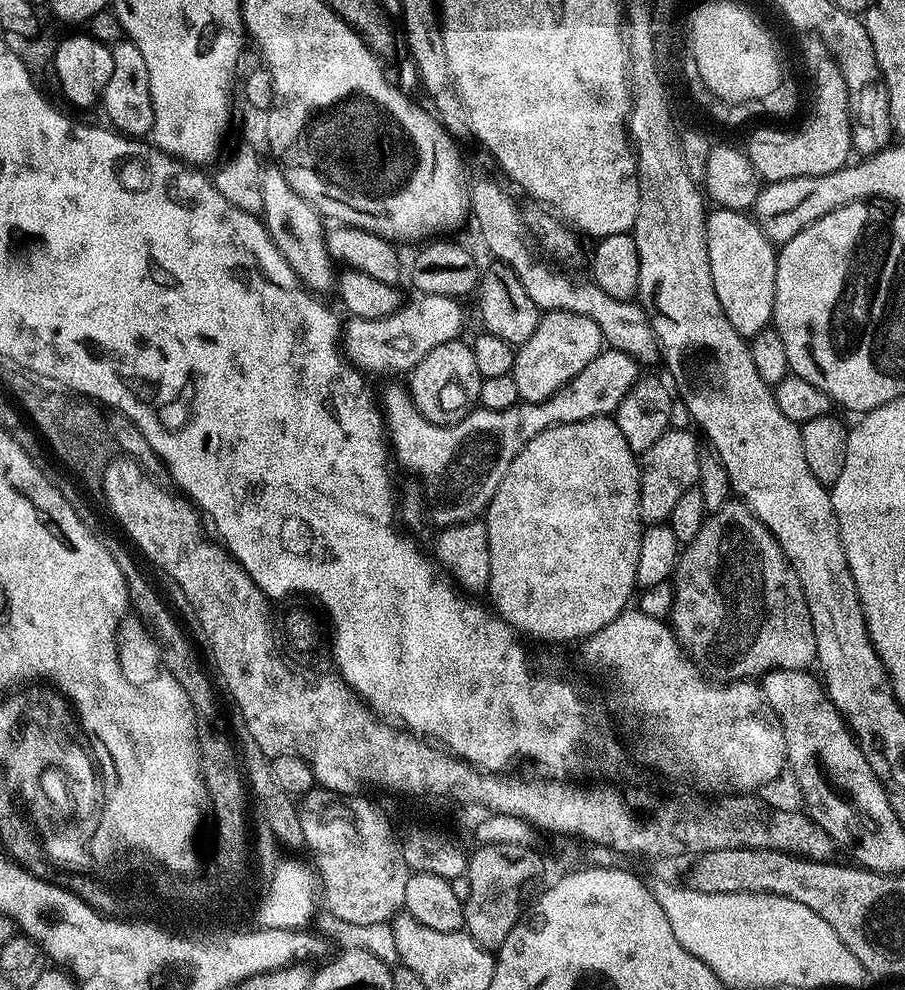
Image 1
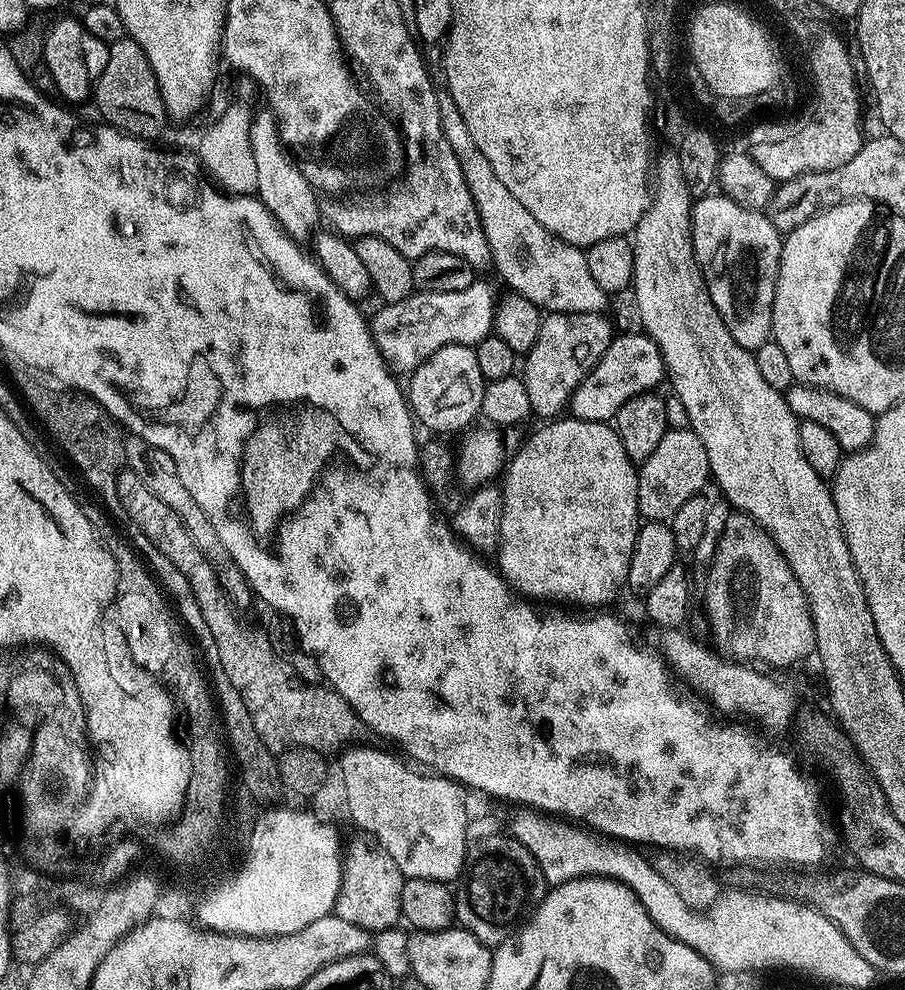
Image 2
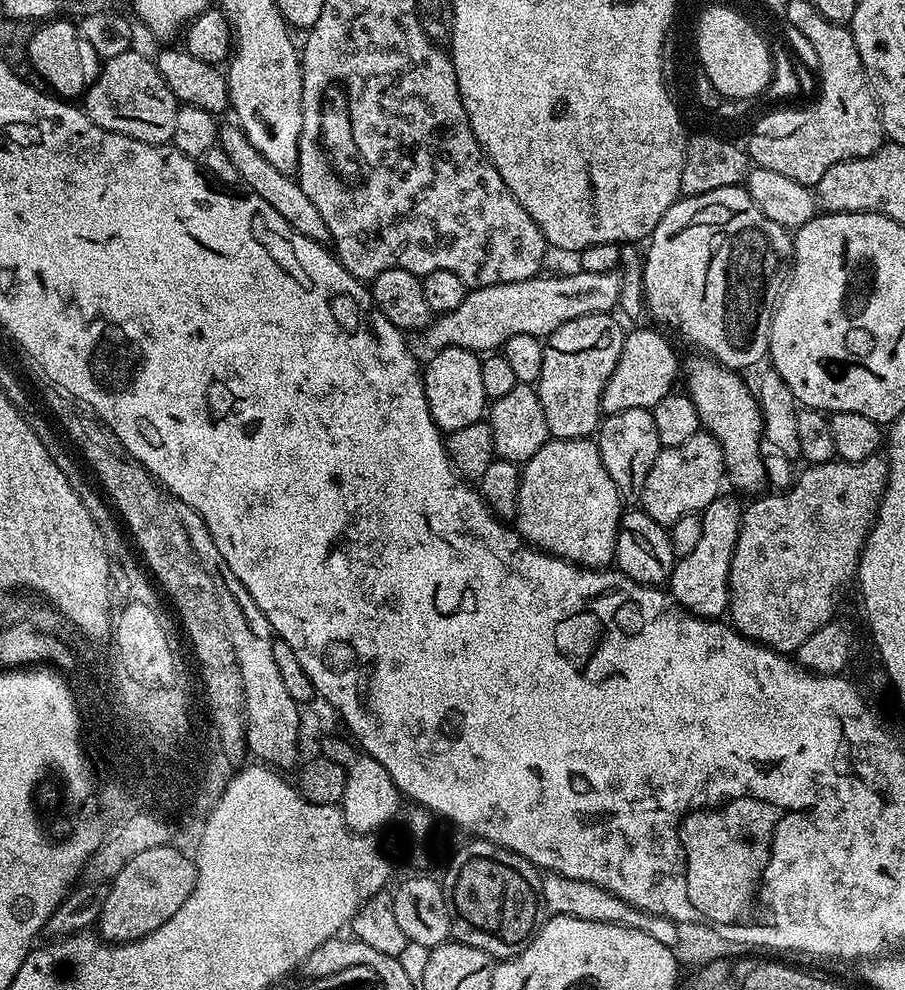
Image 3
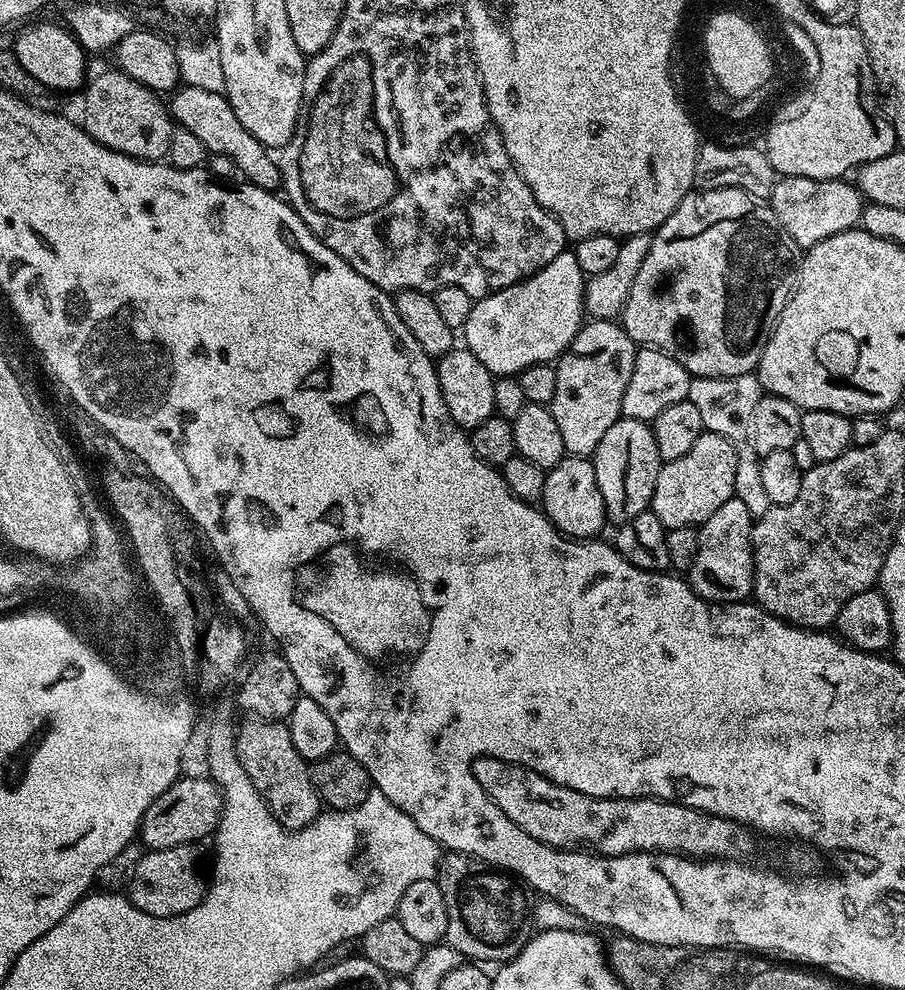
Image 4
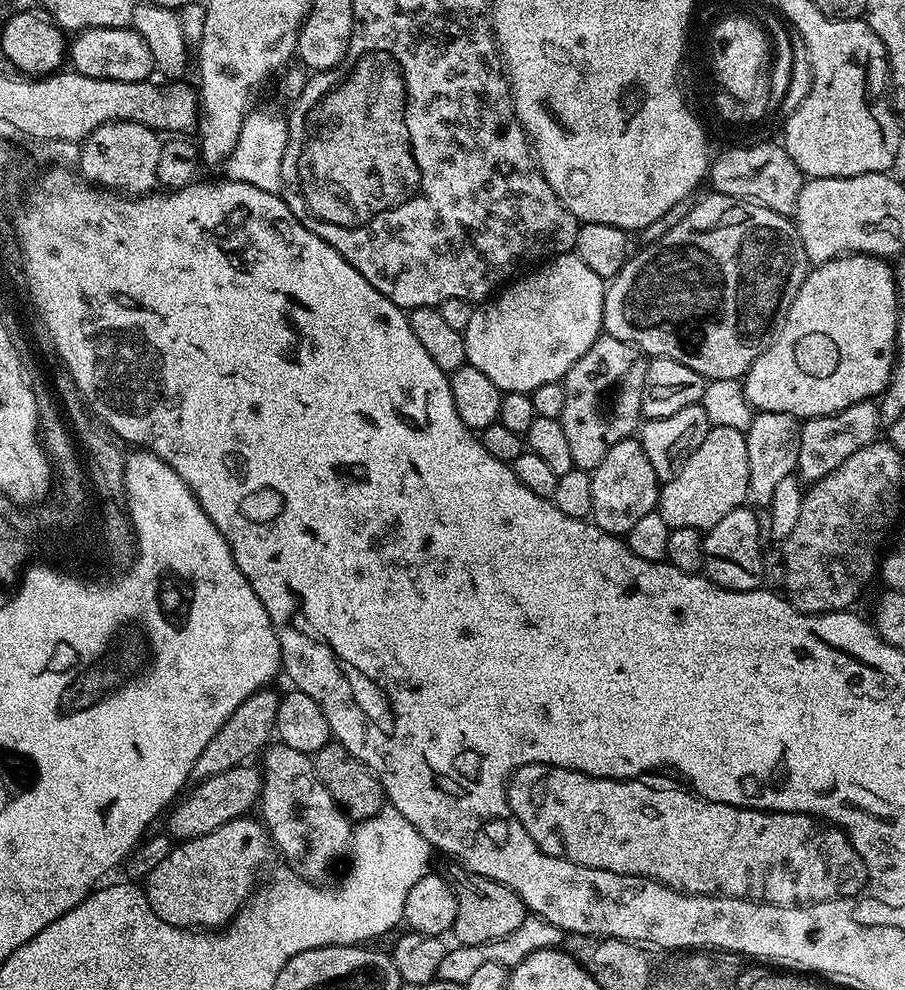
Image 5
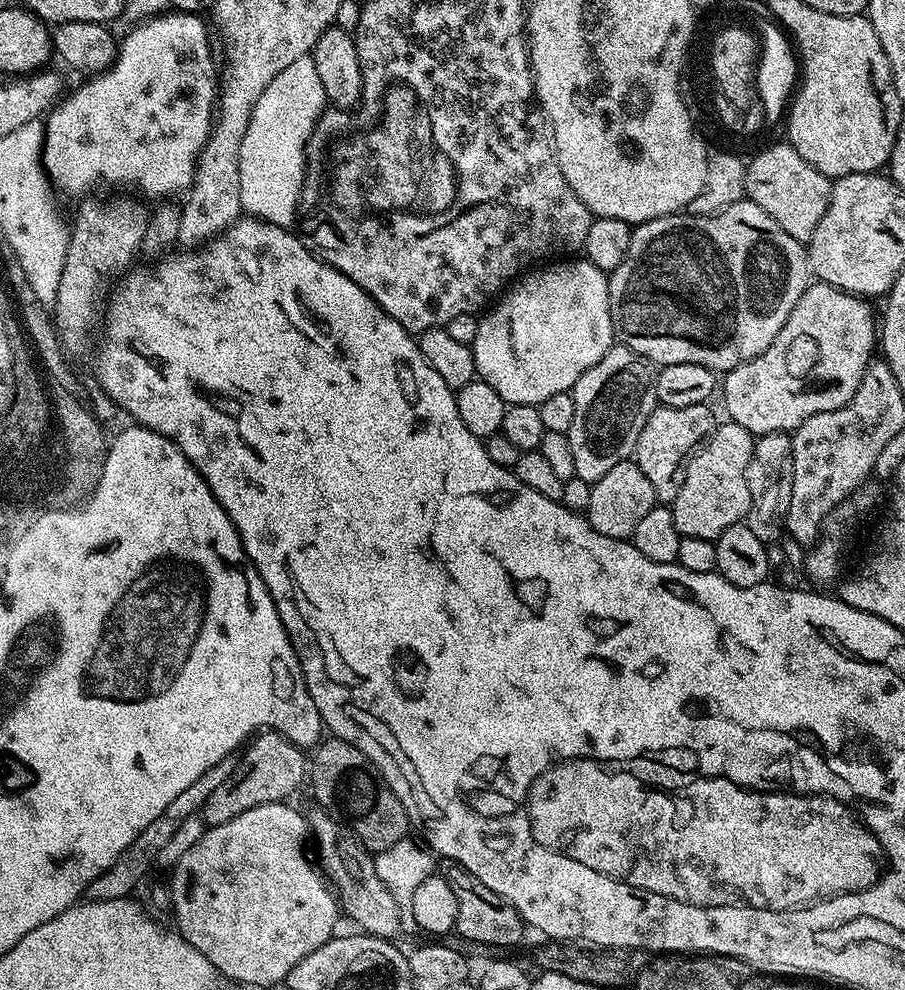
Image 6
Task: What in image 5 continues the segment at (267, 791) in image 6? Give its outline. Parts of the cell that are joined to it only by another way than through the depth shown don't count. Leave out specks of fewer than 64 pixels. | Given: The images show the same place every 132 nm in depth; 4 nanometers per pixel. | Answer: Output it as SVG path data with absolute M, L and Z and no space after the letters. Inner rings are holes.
M251 763L240 764L237 768L226 770L214 778L199 781L192 786L196 788L189 787L171 805L170 811L167 813L167 816L169 815L167 835L176 842L202 838L206 834L218 830L218 826L226 826L226 822L247 817L251 813L248 811L251 808L253 811L257 807L260 791L264 785L261 769L252 767Z

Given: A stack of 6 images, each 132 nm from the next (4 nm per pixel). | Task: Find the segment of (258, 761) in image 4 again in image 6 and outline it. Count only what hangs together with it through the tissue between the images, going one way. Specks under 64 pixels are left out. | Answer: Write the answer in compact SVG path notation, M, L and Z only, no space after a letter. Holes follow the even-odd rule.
M316 810L310 816L310 832L314 837L314 848L320 855L318 868L326 877L331 889L336 893L340 909L357 924L361 933L381 936L384 940L395 941L402 932L400 927L400 907L388 890L386 882L378 878L376 858L357 836L347 831L343 824L332 819L327 812Z

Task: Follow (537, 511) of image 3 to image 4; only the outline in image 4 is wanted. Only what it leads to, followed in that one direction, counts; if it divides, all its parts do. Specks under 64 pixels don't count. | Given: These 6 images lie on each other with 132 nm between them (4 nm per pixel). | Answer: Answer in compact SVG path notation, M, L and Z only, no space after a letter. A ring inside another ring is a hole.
M565 455L553 468L545 471L544 489L539 503L561 536L573 540L599 537L606 525L602 490L598 490L598 478L594 478L594 466L591 459L583 456Z

